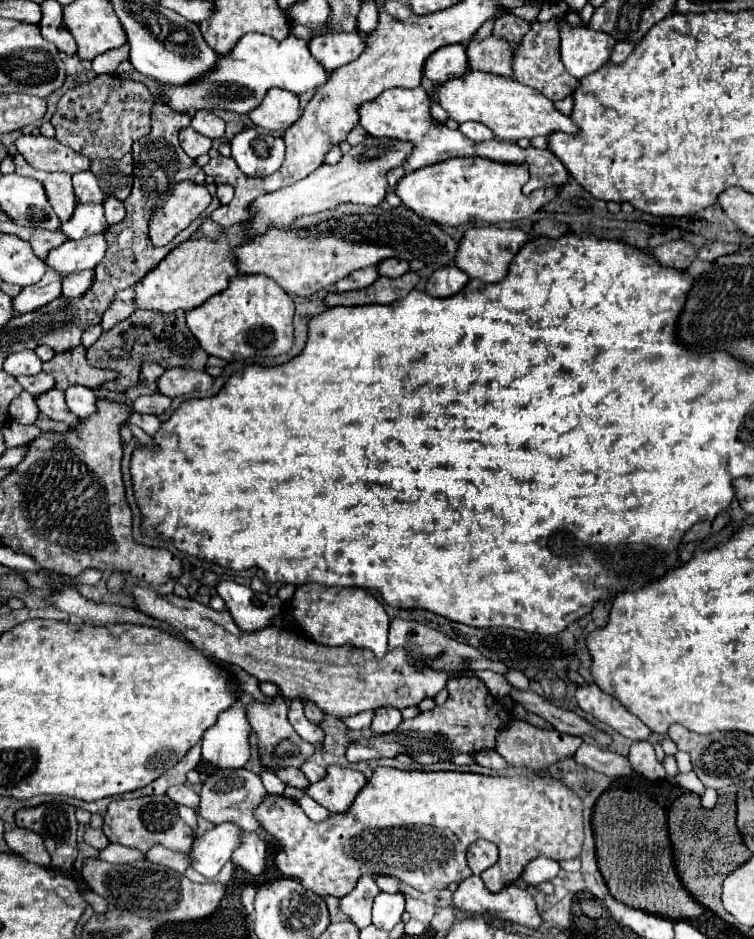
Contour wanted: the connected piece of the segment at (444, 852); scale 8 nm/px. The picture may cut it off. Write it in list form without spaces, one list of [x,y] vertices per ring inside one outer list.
[[[377,767],[361,793],[357,793],[353,807],[345,813],[331,813],[325,821],[311,821],[297,801],[283,795],[267,795],[255,809],[259,825],[277,839],[281,851],[275,855],[277,869],[291,879],[297,879],[305,889],[327,897],[343,897],[351,893],[361,875],[389,875],[417,891],[445,889],[449,883],[461,883],[471,877],[465,853],[477,839],[487,839],[499,847],[499,859],[493,867],[481,873],[481,879],[489,891],[501,891],[517,877],[521,877],[525,865],[537,857],[549,857],[555,861],[579,857],[583,845],[583,805],[581,799],[563,783],[551,777],[485,777],[461,771],[399,771],[389,767]]]

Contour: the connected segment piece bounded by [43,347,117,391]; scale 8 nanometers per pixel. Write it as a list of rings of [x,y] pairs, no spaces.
[[[85,347],[69,349],[43,363],[43,371],[55,377],[55,387],[65,391],[71,385],[85,385],[89,389],[99,387],[105,381],[117,379],[115,371],[91,367],[85,359]]]

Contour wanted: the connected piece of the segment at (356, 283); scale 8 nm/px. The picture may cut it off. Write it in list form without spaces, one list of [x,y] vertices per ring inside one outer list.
[[[369,267],[369,269],[361,269],[361,271],[357,271],[357,273],[351,273],[345,281],[339,281],[339,285],[333,287],[333,289],[337,289],[337,291],[363,289],[363,287],[369,287],[371,283],[375,283],[377,277],[379,277],[377,269],[373,269],[373,267]]]

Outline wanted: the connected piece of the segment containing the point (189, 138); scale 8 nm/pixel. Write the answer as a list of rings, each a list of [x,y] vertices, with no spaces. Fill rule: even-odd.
[[[193,127],[183,129],[179,133],[179,141],[181,141],[183,151],[191,159],[195,159],[195,157],[199,157],[199,155],[203,155],[203,153],[207,153],[211,149],[211,139],[205,137],[205,135],[201,135],[201,133],[197,133]]]

